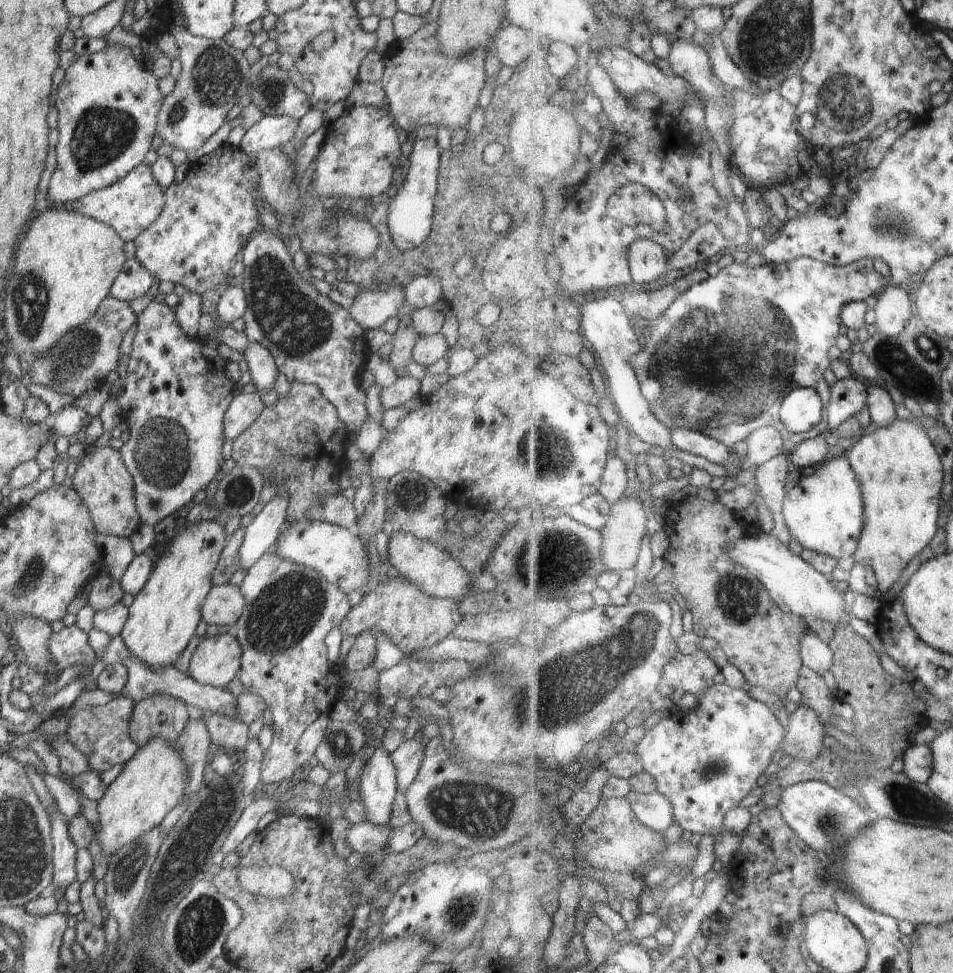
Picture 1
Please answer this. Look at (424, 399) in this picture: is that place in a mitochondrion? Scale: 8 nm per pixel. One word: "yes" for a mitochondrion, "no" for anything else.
no

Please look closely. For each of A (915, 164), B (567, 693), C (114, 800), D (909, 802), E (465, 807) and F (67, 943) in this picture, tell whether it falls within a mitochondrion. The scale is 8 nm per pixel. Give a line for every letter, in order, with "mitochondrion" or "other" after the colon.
A: other
B: mitochondrion
C: other
D: mitochondrion
E: mitochondrion
F: other

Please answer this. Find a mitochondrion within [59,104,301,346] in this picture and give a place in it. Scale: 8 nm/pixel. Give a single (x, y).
(102, 136)

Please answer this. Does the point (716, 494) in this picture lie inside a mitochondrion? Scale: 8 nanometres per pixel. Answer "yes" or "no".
no

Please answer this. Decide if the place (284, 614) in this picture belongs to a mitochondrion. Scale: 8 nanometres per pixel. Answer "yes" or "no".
yes

